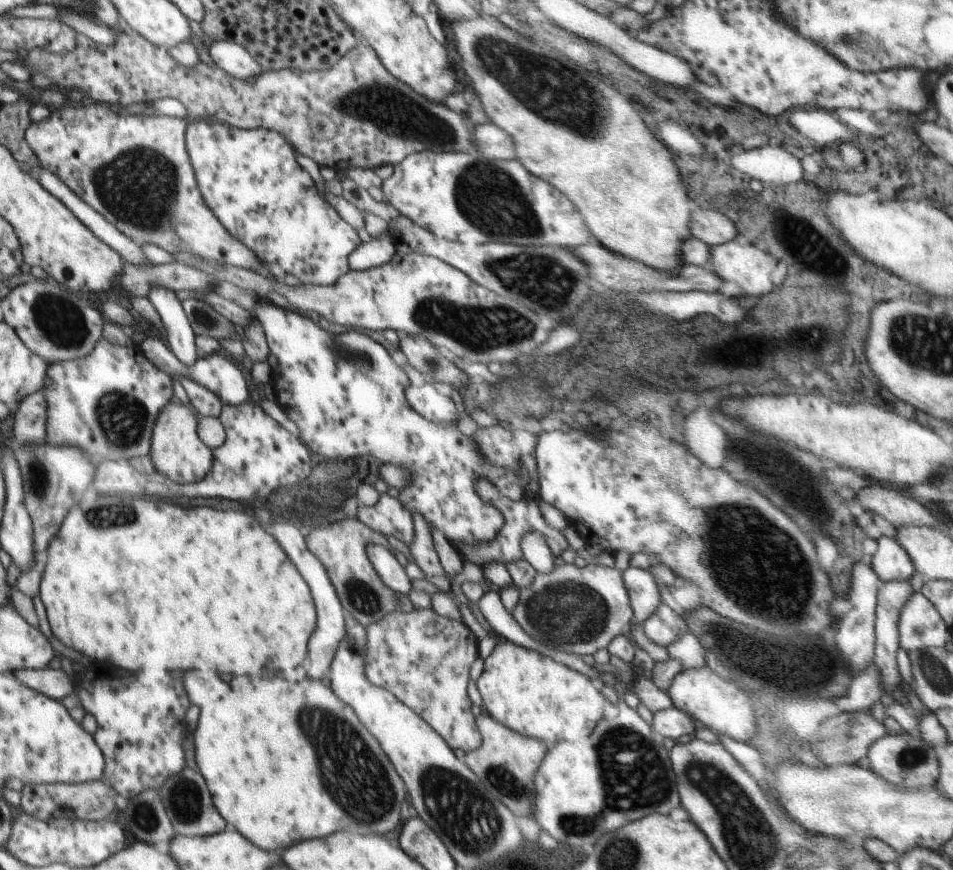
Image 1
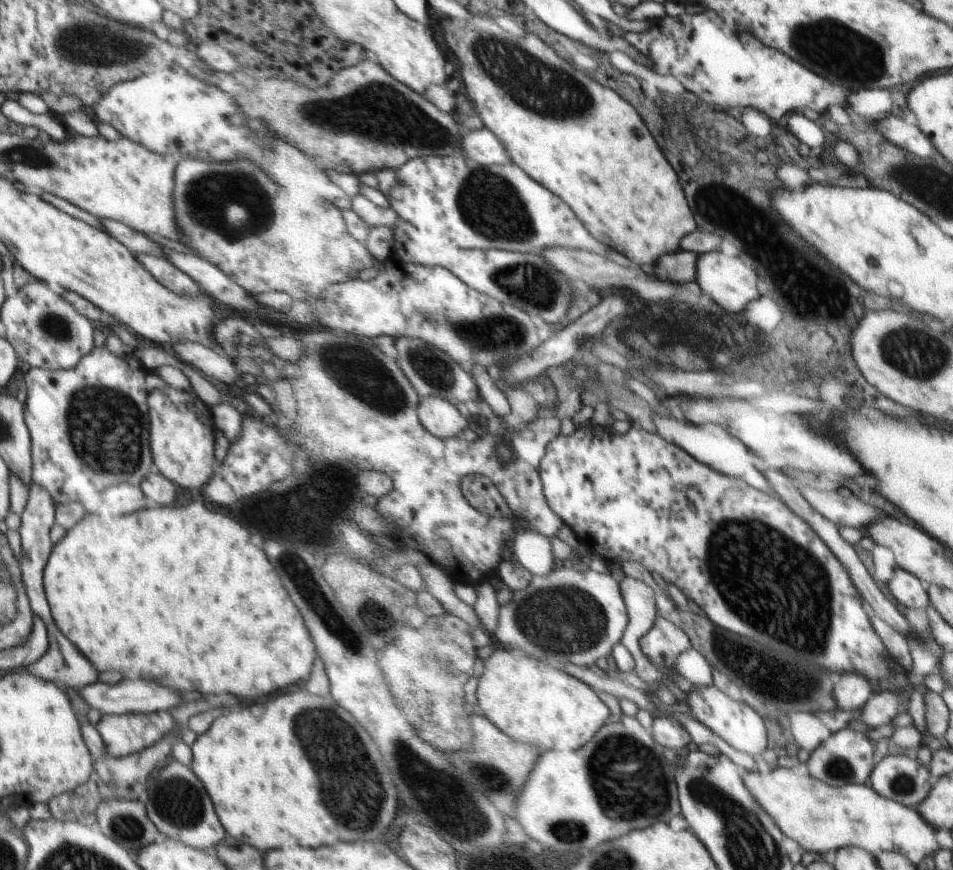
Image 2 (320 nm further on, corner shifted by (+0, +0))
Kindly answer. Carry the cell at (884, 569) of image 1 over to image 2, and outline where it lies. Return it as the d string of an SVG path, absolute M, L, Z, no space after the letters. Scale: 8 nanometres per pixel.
M896 567L894 576L887 585L890 594L906 608L918 611L927 609L931 604L926 586L916 576L905 570Z

